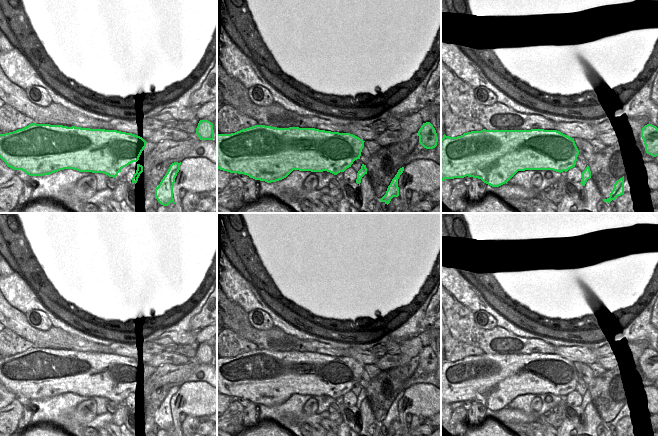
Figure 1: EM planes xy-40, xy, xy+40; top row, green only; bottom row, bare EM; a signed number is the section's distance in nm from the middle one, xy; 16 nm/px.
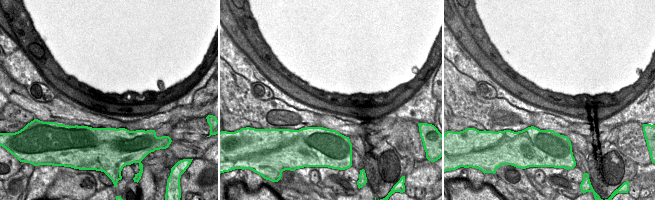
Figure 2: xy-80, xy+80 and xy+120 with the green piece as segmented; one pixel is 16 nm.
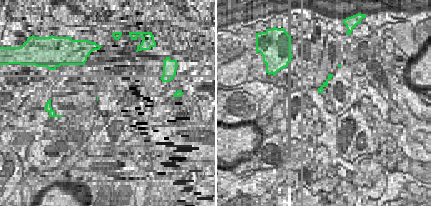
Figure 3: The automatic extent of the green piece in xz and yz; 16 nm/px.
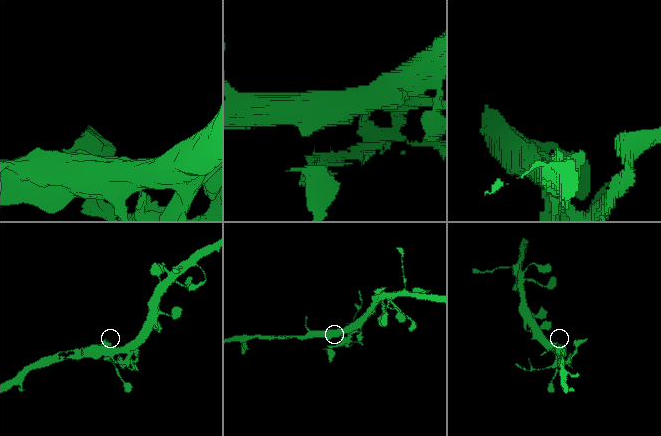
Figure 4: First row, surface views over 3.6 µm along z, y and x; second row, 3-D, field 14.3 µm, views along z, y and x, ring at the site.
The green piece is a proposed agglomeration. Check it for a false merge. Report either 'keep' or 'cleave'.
cleave

